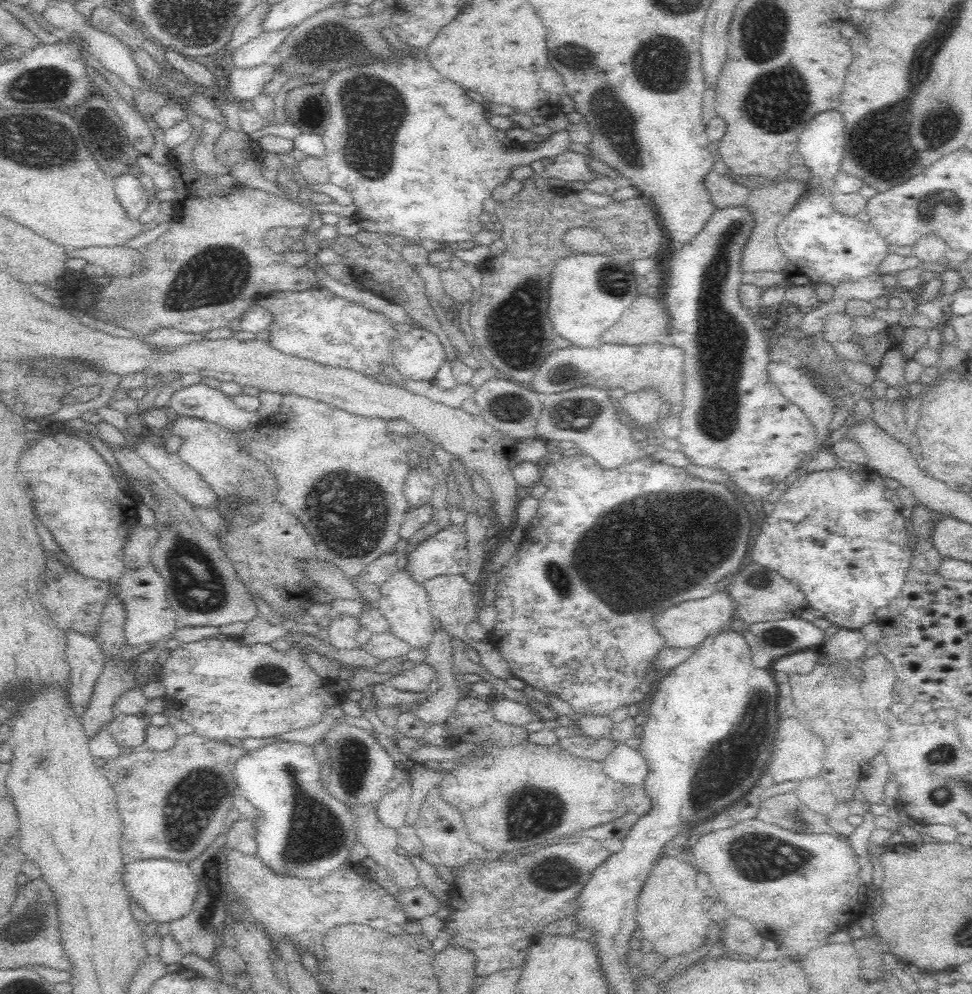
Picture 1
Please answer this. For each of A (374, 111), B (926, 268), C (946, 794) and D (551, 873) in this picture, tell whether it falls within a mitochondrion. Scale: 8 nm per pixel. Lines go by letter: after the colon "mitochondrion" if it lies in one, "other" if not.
A: mitochondrion
B: other
C: mitochondrion
D: mitochondrion

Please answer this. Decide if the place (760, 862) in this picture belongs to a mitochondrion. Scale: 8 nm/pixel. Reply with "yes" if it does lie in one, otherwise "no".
yes

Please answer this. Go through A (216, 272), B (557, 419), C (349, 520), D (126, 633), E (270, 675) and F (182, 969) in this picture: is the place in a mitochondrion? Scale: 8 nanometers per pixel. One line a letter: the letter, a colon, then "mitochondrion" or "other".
A: mitochondrion
B: mitochondrion
C: mitochondrion
D: other
E: mitochondrion
F: other

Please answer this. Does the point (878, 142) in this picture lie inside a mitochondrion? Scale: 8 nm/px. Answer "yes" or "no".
yes

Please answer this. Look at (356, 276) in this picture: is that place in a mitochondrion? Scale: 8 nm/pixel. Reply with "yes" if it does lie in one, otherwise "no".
no

